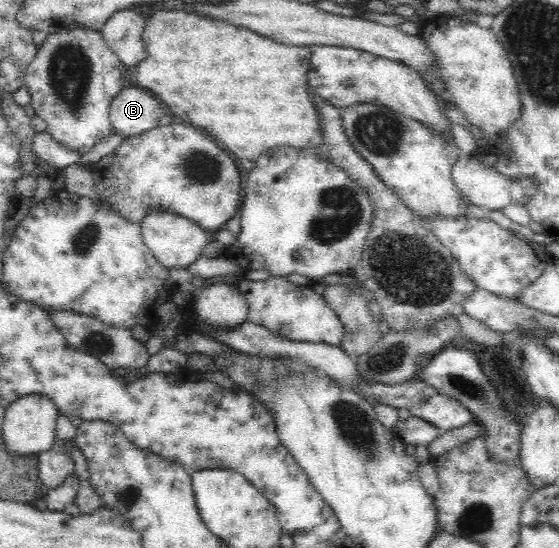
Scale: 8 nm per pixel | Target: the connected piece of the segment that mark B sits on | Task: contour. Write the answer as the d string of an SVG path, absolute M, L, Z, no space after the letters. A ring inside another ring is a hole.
M139 86L123 89L112 100L110 121L115 133L122 137L134 137L159 125L163 116L162 104L153 94Z

